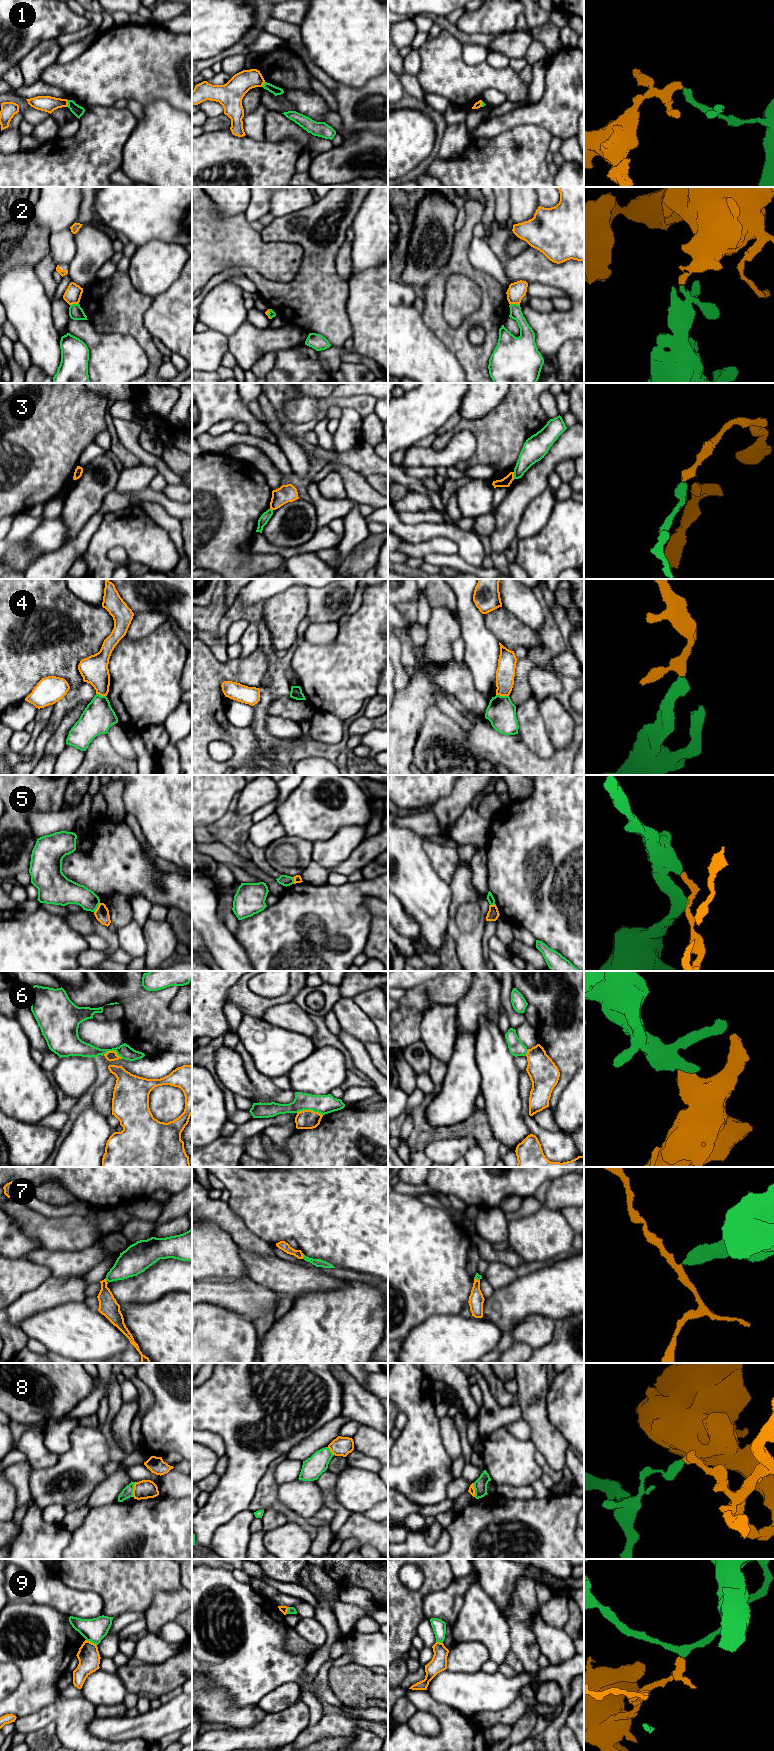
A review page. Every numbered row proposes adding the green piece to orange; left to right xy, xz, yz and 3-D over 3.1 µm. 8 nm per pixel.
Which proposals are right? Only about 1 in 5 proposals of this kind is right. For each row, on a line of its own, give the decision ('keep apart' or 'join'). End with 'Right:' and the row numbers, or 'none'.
1: keep apart
2: keep apart
3: keep apart
4: keep apart
5: keep apart
6: keep apart
7: keep apart
8: keep apart
9: keep apart
Right: none

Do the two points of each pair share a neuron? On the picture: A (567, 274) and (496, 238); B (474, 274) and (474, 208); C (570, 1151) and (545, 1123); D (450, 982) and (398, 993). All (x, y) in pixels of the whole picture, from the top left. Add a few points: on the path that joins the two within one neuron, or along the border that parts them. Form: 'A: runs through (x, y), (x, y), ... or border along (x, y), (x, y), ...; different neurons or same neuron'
A: runs through (547, 272), (536, 267), (514, 267), (505, 258); same neuron
B: runs through (462, 258), (462, 239), (466, 234), (469, 224); same neuron
C: border along (532, 1118), (541, 1127), (558, 1132); different neurons
D: border along (406, 990), (398, 1002); different neurons

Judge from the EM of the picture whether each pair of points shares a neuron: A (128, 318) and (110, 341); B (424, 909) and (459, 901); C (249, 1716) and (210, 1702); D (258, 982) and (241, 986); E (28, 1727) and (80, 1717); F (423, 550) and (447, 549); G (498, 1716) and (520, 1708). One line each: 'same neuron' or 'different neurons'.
A: different neurons
B: different neurons
C: same neuron
D: different neurons
E: same neuron
F: same neuron
G: same neuron

